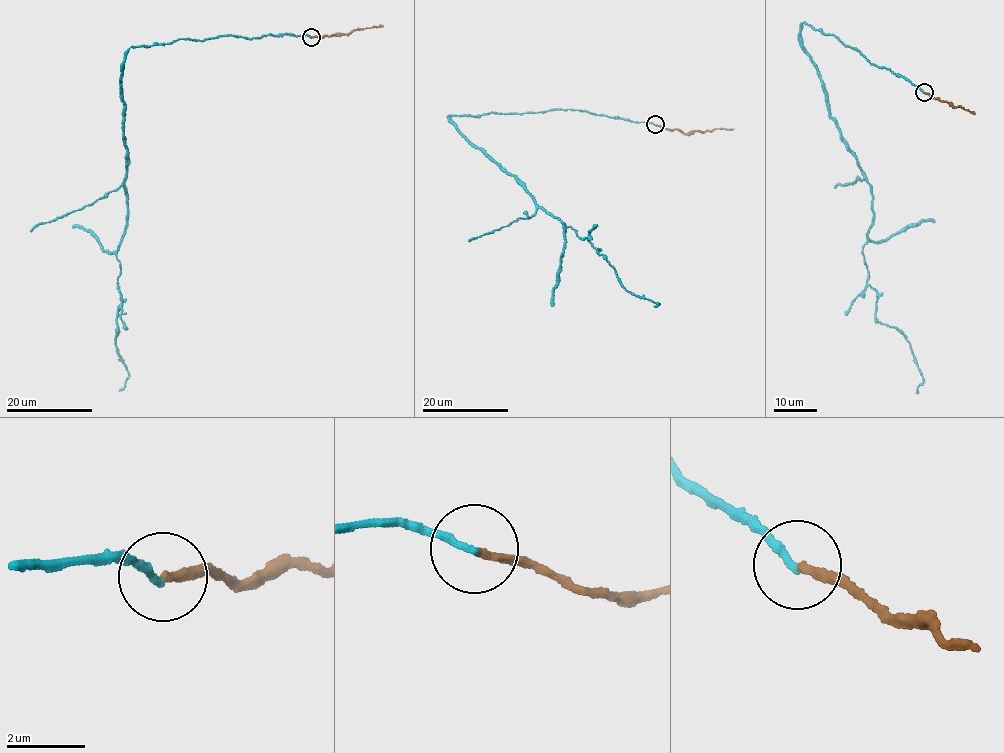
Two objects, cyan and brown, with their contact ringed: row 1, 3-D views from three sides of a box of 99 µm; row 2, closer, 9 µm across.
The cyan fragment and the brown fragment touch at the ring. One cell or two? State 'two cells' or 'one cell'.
one cell

